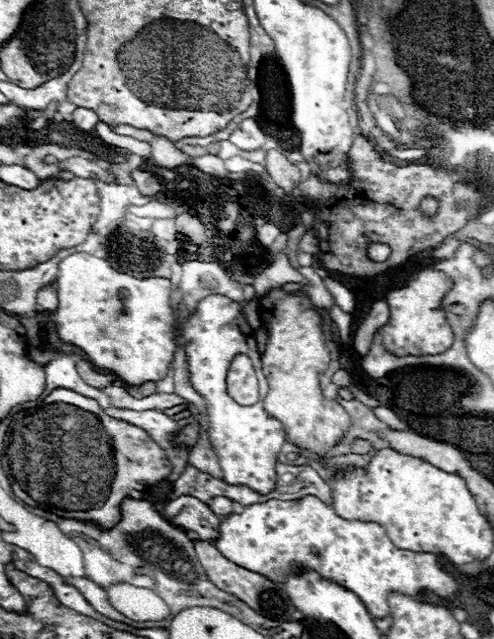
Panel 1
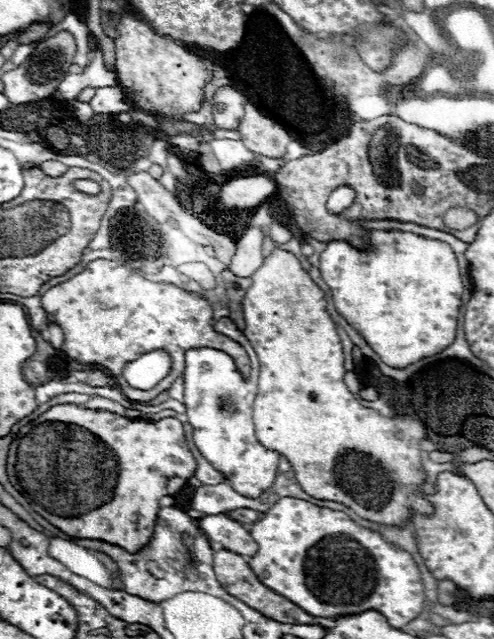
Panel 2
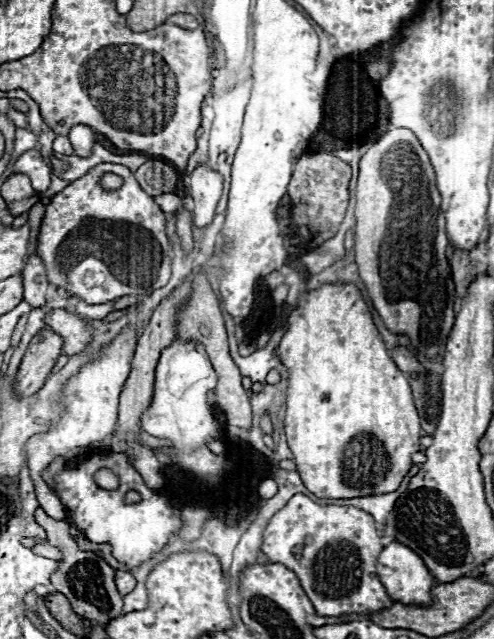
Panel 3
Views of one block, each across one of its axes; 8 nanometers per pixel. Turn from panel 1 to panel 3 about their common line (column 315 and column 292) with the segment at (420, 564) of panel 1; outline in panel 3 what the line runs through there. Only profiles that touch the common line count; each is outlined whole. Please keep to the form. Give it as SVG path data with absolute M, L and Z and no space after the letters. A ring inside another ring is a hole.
M294 494L288 500L288 504L270 518L262 538L262 552L268 556L270 562L280 562L298 576L302 588L306 590L310 602L314 604L316 614L320 616L340 616L340 614L366 616L392 604L392 600L386 594L386 588L382 586L376 574L376 558L380 556L382 548L384 546L374 526L374 518L368 512L354 506L332 506L332 504L320 506L306 494Z

